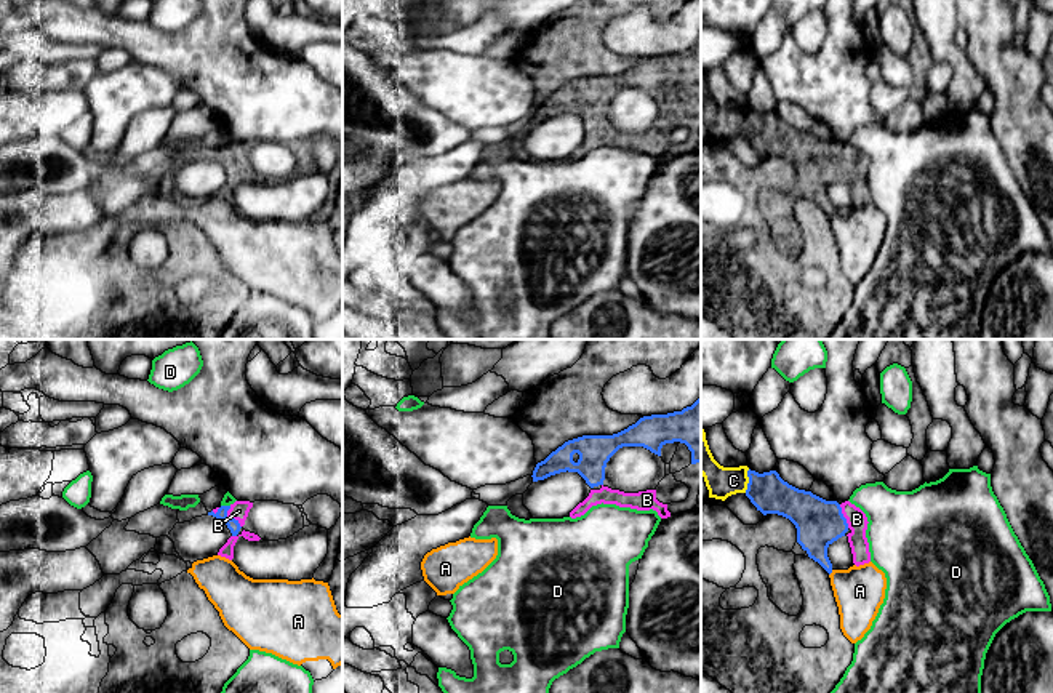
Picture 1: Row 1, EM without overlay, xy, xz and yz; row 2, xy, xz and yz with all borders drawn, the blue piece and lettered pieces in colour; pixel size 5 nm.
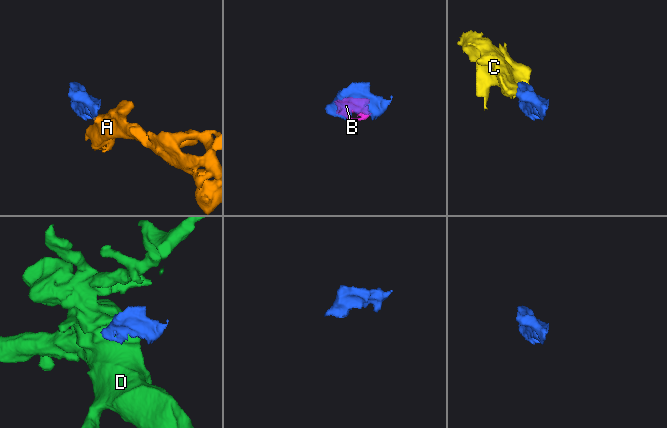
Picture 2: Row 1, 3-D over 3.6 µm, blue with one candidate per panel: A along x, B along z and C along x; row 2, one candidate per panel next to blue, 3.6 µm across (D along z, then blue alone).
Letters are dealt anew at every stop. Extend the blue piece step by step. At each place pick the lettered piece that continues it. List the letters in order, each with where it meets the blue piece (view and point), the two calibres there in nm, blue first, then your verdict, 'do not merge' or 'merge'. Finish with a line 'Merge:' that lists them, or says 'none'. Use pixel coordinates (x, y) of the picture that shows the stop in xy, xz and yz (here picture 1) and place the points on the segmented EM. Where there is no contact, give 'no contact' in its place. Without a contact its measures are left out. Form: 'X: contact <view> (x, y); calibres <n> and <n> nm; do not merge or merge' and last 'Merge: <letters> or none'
A: contact yz (831, 572); calibres 220 and 260 nm; do not merge
B: contact xy (229, 517); calibres 60 and 90 nm; merge
C: contact yz (749, 480); calibres 190 and 160 nm; merge
D: contact xy (226, 506); calibres 60 and 60 nm; do not merge
Merge: B, C

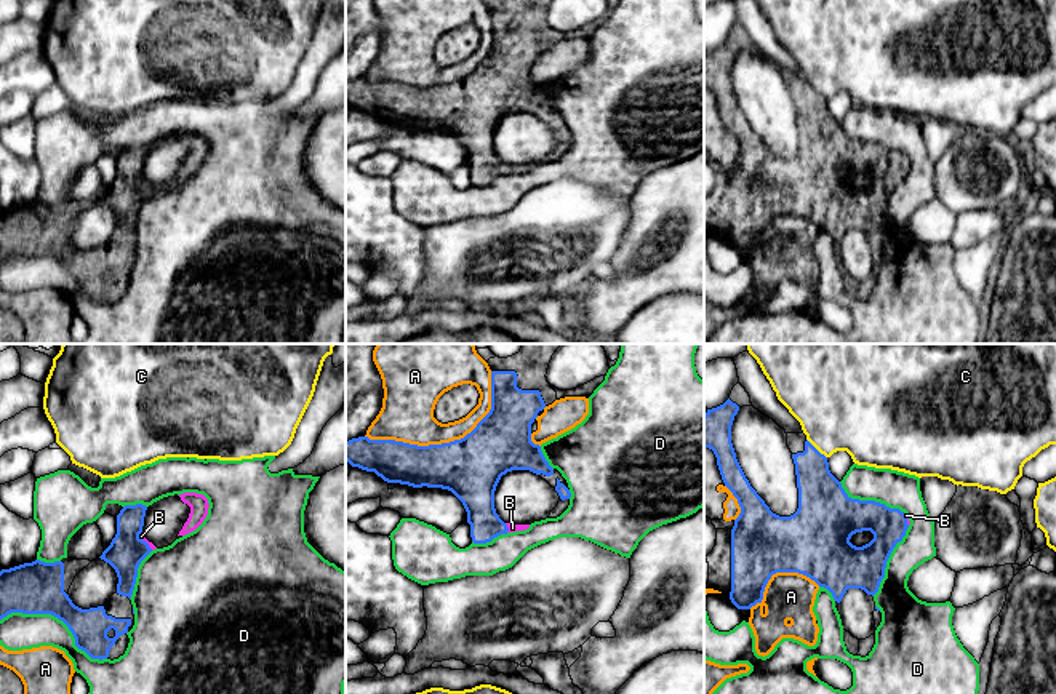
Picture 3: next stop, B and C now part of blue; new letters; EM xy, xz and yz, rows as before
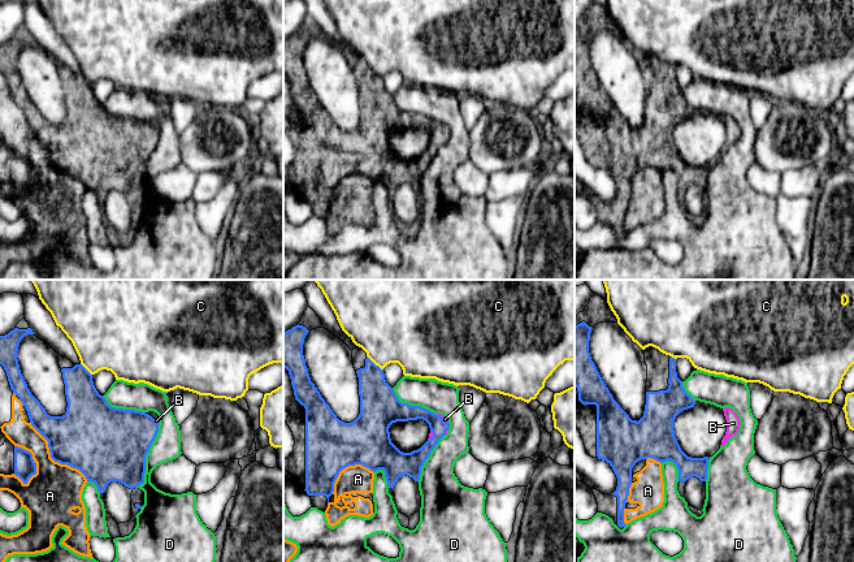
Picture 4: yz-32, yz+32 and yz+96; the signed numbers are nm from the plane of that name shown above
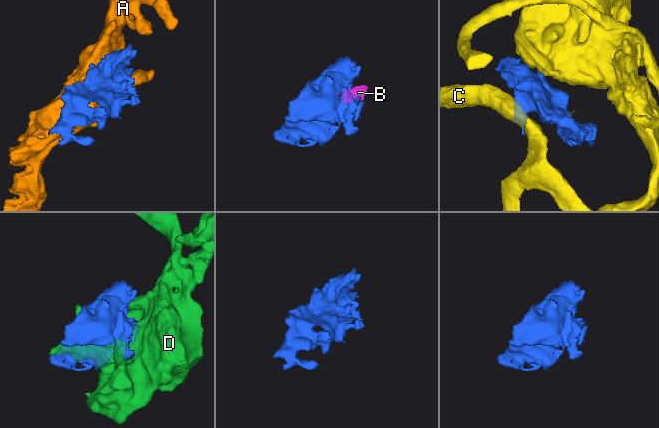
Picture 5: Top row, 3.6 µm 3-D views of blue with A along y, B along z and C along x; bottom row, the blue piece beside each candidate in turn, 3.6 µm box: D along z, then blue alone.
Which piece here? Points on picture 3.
A: contact xz (447, 443); calibres 300 and 260 nm; do not merge
B: contact xy (144, 541); calibres 180 and 30 nm; merge
C: contact yz (815, 448); calibres 220 and 440 nm; do not merge
D: contact xy (58, 618); calibres 260 and 180 nm; do not merge
Merge: B

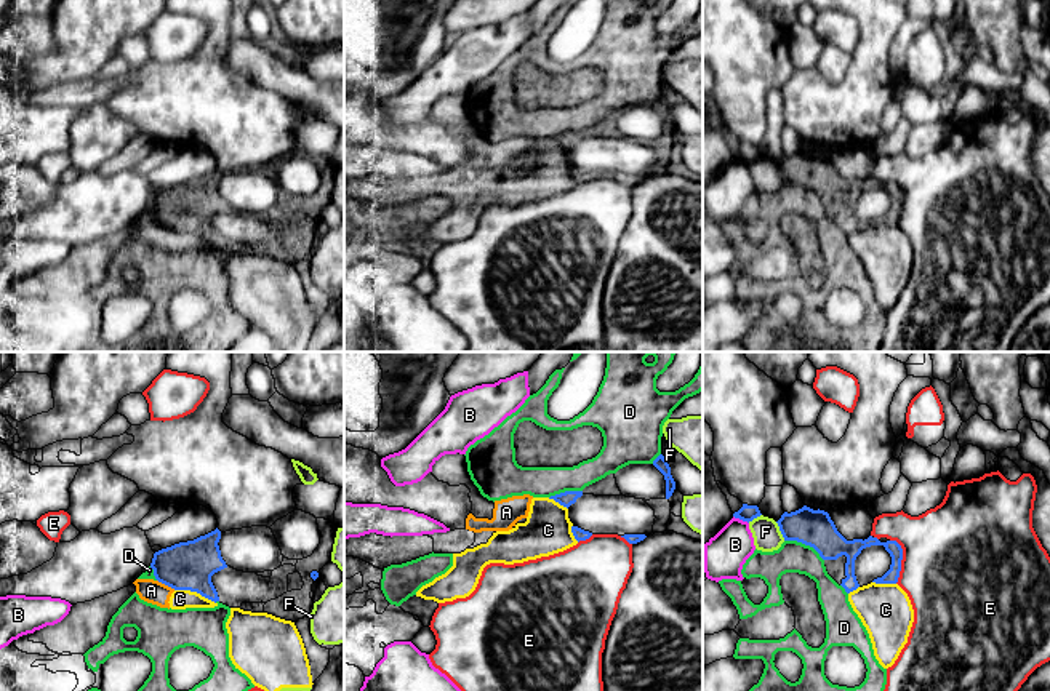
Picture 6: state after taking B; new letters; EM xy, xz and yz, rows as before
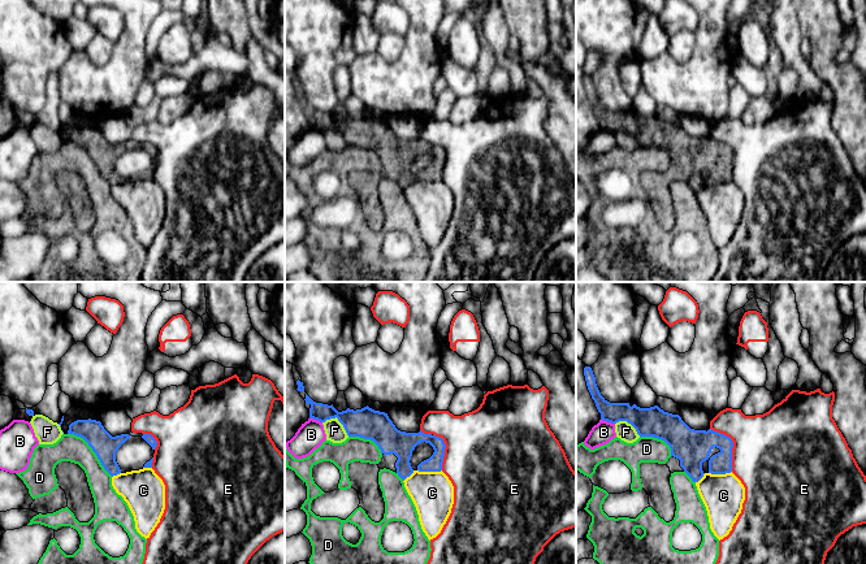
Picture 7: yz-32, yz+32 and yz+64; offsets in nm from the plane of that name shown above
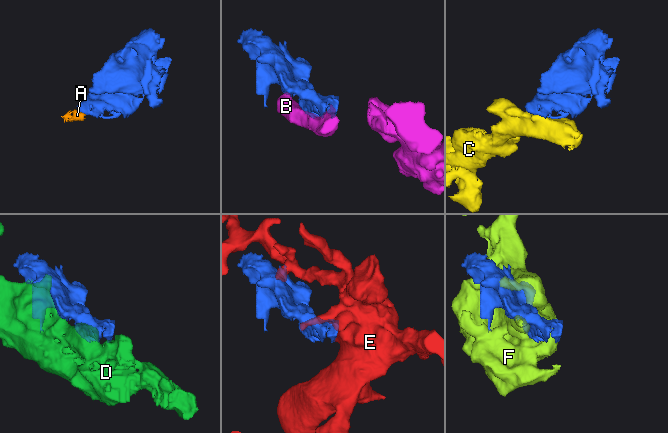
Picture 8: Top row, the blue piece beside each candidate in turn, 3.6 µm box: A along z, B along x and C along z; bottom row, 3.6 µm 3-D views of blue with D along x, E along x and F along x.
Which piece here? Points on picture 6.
A: contact xy (167, 584); calibres 240 and 120 nm; do not merge
B: contact yz (741, 519); calibres 80 and 200 nm; do not merge
C: contact xy (196, 591); calibres 240 and 100 nm; do not merge
D: contact yz (805, 544); calibres 190 and 160 nm; do not merge
E: contact yz (901, 559); calibres 80 and 500 nm; do not merge
F: contact yz (780, 530); calibres 190 and 140 nm; do not merge
Merge: none

